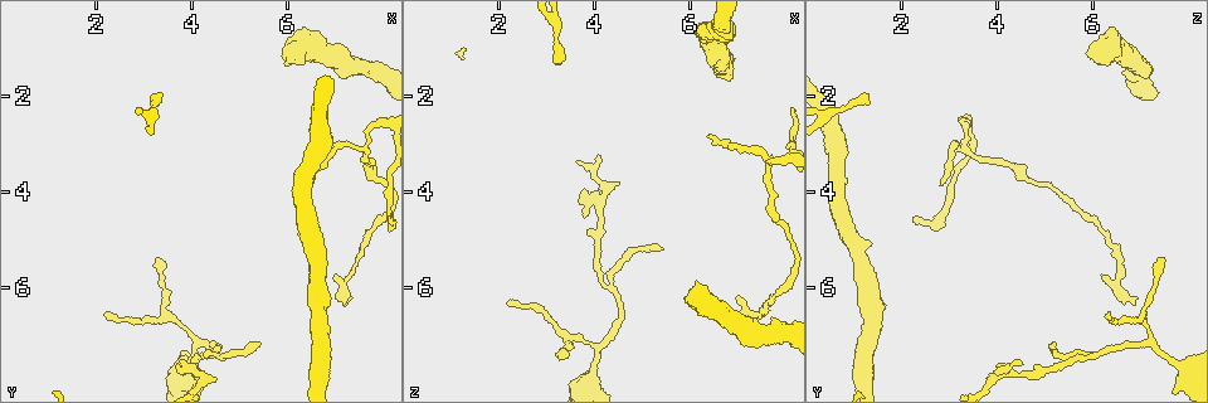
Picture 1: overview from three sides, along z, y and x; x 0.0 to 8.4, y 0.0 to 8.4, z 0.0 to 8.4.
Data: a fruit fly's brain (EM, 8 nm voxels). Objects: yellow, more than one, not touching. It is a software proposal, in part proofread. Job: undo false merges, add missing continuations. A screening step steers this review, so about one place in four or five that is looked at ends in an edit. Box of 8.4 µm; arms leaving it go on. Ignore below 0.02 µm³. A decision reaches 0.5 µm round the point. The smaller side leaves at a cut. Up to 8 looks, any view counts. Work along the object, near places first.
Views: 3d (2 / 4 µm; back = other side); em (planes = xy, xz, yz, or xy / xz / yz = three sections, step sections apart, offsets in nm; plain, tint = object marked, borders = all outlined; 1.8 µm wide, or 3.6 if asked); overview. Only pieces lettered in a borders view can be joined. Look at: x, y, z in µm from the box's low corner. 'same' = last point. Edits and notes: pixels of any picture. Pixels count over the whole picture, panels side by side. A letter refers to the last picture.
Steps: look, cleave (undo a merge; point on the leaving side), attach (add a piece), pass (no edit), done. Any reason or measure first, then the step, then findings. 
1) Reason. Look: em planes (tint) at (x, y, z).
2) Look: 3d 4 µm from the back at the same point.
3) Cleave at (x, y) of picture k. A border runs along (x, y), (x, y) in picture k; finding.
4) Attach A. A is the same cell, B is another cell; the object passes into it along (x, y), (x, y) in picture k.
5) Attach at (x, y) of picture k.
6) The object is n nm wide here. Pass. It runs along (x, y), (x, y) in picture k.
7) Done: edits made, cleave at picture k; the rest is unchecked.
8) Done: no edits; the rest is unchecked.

Thin end. Look: em planes (borders) at (2.20, 6.55, 6.35).

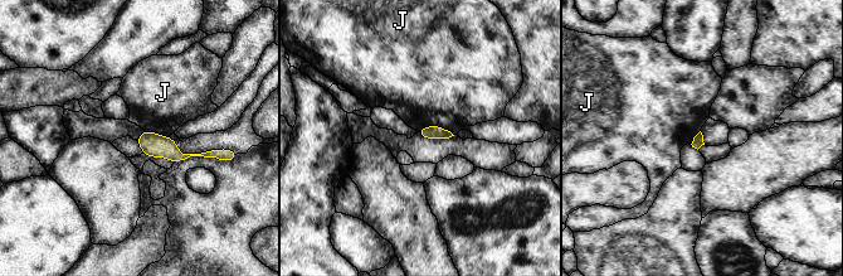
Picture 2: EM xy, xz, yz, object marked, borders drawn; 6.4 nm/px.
The longest contact is with J, 240 nm. Pass. J is another cell; it runs along (141, 138), (175, 155), (212, 154) in picture 2; none of them fits.

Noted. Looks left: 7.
Thin end. Look: 3d 4 µm at (7.35, 6.20, 6.95).

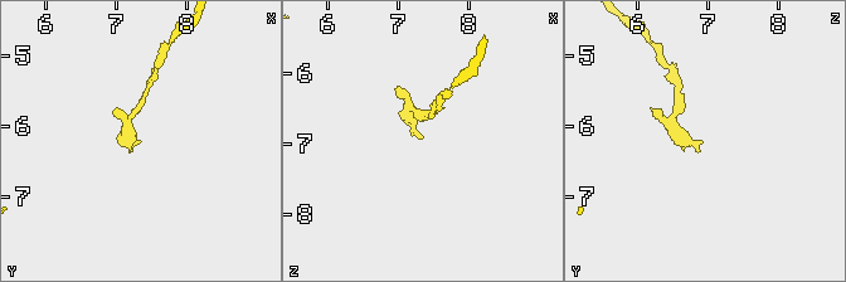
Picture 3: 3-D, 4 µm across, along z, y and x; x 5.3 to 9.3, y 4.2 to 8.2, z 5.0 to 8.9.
Now the EM. Look: em xy step 4 (tint) at (7.30, 6.20, 6.95).

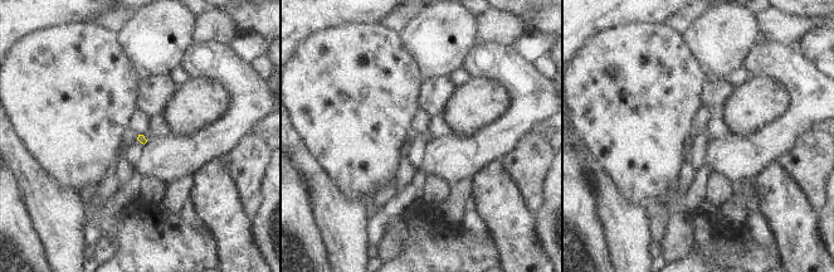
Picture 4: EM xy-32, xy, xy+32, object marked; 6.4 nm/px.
Cut it another way. Look: em xz step 8 (borders) at the same point.

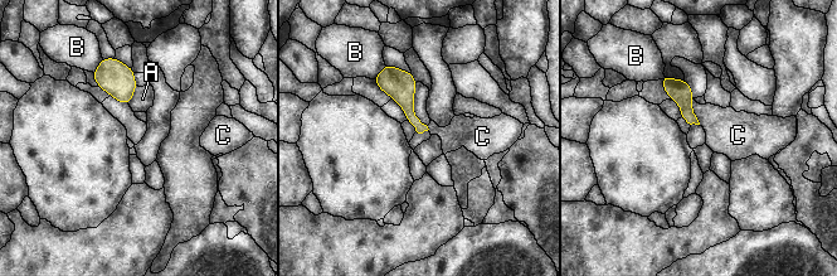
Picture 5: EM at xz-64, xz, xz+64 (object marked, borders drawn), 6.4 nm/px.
Pass. A, B and C are other cells; a border runs along (692, 100), (692, 112), (700, 124) in picture 5; no lettered piece goes on from it.

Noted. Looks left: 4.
Sudden change in width. Look: 3d 2 µm from the back at (7.80, 2.65, 3.35).

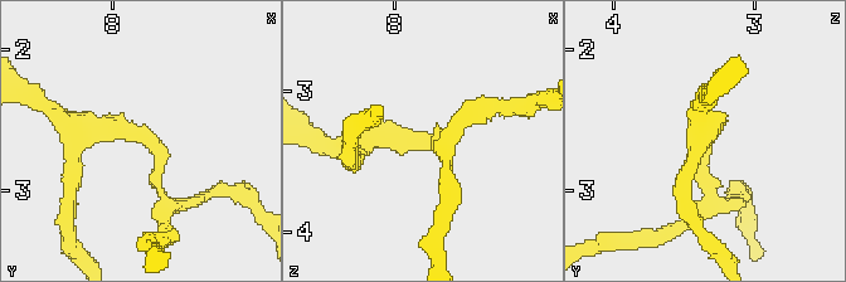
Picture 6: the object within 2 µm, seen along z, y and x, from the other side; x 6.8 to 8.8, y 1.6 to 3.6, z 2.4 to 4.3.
Look: em xz step 8 (borders) at (7.80, 2.62, 3.34).

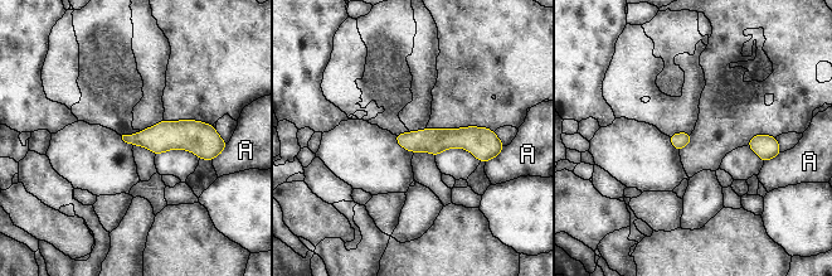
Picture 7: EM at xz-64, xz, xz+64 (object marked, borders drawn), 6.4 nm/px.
Pass. A is another cell; one neuron here.

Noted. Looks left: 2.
Done: no edits; the rest is unchecked.

